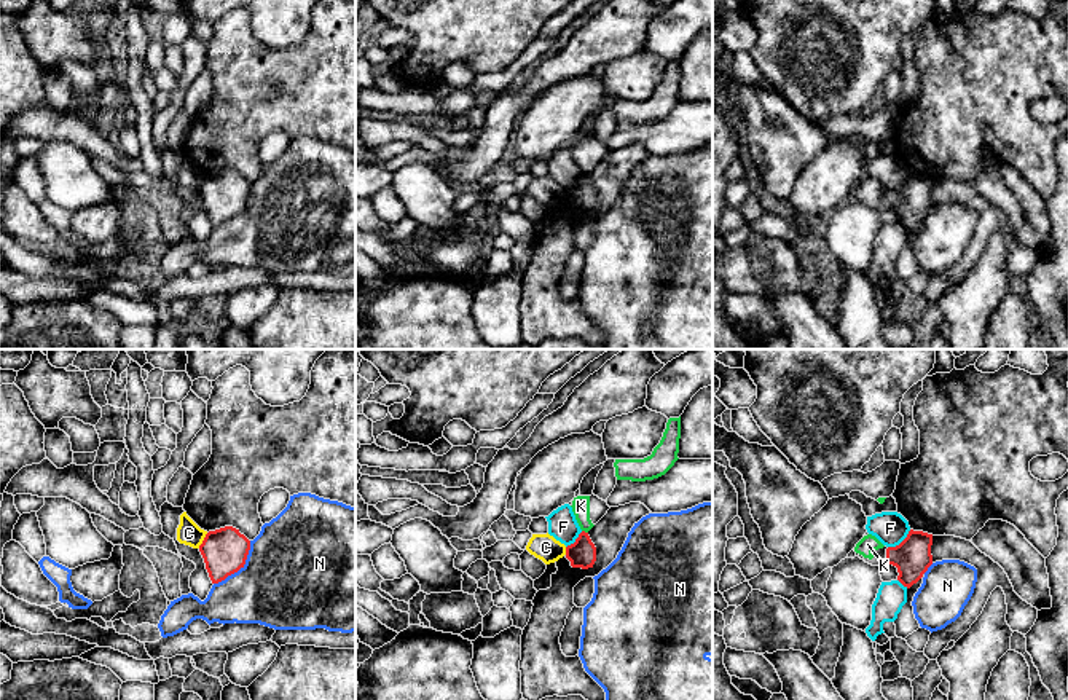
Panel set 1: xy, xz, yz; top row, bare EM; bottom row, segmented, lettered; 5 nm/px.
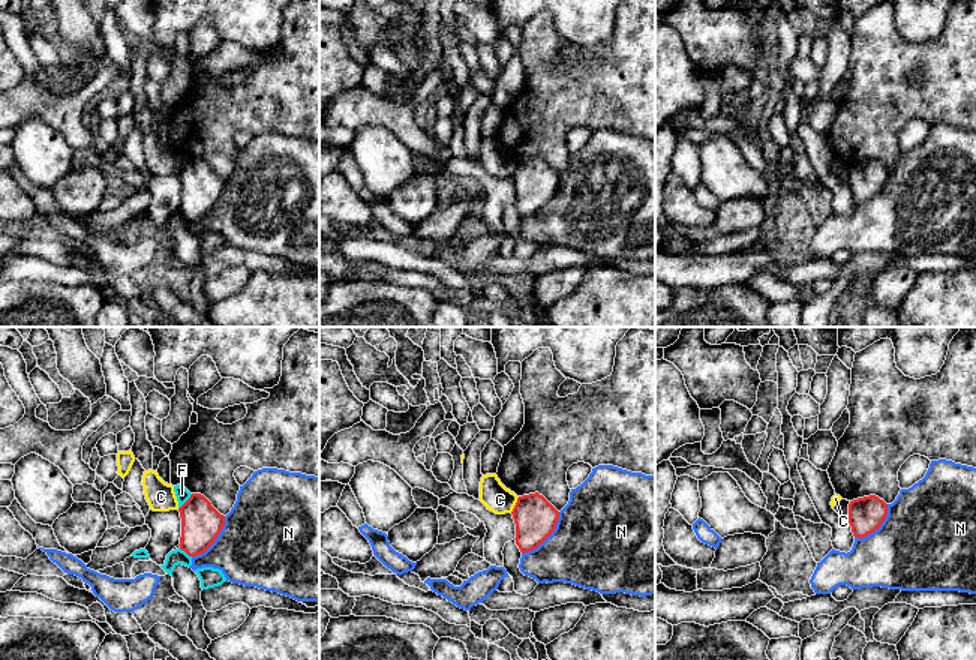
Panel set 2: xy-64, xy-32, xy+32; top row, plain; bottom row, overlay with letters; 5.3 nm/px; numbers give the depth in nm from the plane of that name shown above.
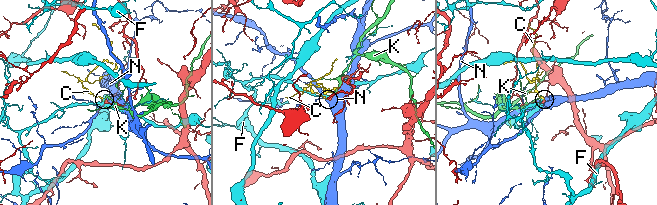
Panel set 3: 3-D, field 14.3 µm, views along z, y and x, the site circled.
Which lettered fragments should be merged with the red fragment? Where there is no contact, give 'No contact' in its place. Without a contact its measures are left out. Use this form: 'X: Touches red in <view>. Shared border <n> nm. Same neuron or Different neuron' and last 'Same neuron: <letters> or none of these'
C: Touches red in xy. Shared border 90 nm. Different neuron
F: Touches red in yz. Shared border 150 nm. Different neuron
K: Touches red in xz. Shared border 40 nm. Different neuron
N: Touches red in xy. Shared border 300 nm. Different neuron
Same neuron: none of these

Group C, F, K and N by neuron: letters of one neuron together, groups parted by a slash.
C / F / K / N

